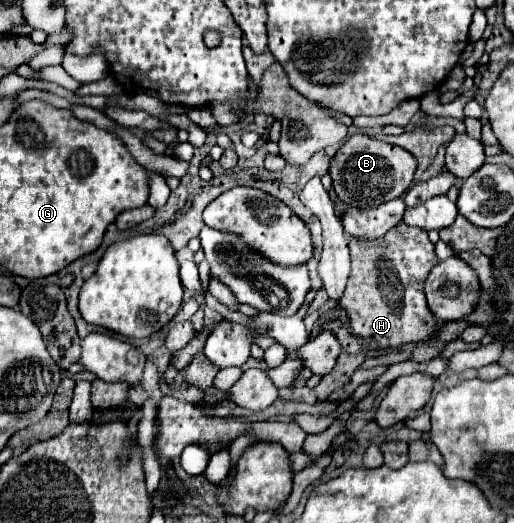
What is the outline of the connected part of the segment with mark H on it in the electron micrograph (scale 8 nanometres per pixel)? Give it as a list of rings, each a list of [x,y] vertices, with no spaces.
[[[400,223],[390,229],[384,239],[358,241],[350,237],[352,271],[340,305],[346,309],[352,333],[364,339],[362,351],[374,347],[400,347],[404,343],[422,343],[440,331],[438,319],[432,315],[424,295],[424,279],[438,263],[434,245],[420,227]]]

